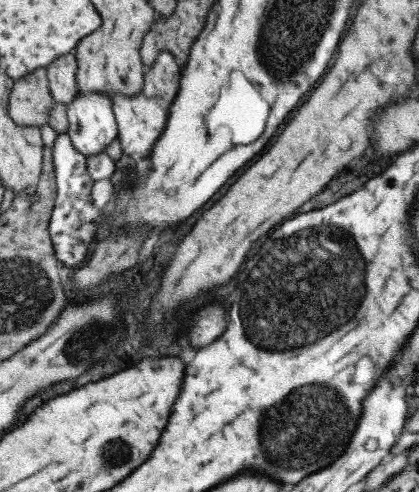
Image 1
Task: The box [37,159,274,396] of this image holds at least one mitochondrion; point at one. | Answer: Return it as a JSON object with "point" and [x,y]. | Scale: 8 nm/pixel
{"point":[88,337]}

